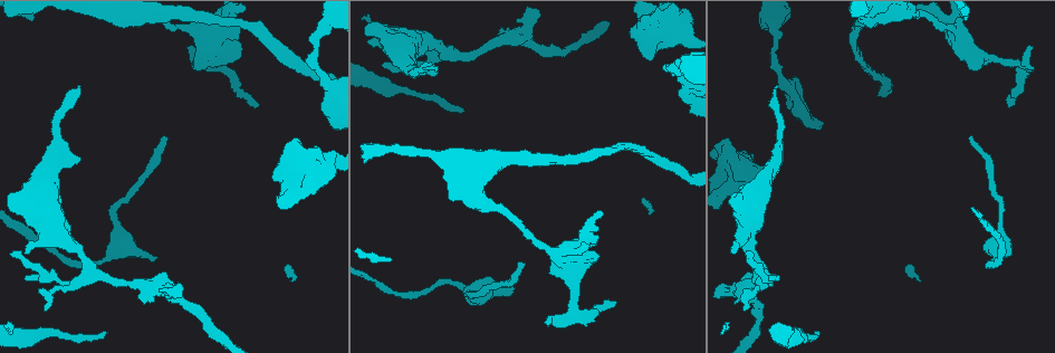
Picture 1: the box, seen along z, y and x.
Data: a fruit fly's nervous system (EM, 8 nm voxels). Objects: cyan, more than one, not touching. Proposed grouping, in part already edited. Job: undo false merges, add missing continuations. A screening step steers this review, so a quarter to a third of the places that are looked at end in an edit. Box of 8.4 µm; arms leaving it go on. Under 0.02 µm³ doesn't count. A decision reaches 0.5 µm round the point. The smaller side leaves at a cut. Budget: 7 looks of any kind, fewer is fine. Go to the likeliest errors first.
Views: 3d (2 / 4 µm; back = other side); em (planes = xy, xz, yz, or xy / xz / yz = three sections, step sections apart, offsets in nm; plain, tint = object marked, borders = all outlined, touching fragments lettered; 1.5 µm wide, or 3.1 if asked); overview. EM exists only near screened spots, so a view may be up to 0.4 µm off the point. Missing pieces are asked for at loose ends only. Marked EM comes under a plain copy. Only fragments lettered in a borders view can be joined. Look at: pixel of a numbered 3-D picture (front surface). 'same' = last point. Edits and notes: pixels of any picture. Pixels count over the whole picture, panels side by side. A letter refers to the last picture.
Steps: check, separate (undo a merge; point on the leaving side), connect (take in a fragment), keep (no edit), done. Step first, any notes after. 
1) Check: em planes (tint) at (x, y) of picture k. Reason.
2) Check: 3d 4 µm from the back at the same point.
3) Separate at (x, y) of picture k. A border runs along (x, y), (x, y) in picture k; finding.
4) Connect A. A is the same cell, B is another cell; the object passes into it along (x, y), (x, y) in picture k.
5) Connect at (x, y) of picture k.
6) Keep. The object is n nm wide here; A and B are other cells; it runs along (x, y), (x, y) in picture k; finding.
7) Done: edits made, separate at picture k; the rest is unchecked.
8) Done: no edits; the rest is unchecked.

Check: 3d 2 µm from the back at (103, 334) of picture 1. Thin end.

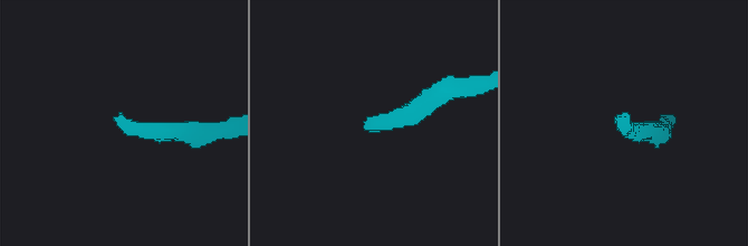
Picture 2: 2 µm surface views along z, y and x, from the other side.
Check: em xy step 8 (borders) at (366, 127) of picture 2. Need the tissue.

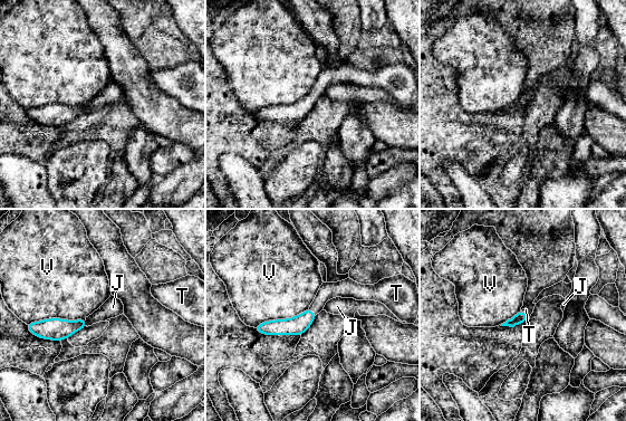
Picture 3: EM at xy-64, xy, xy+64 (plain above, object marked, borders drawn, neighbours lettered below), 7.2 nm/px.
Connect T. T is the same cell, J and V are other cells; it goes on there.

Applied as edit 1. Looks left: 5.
Check: overview. Redraw.

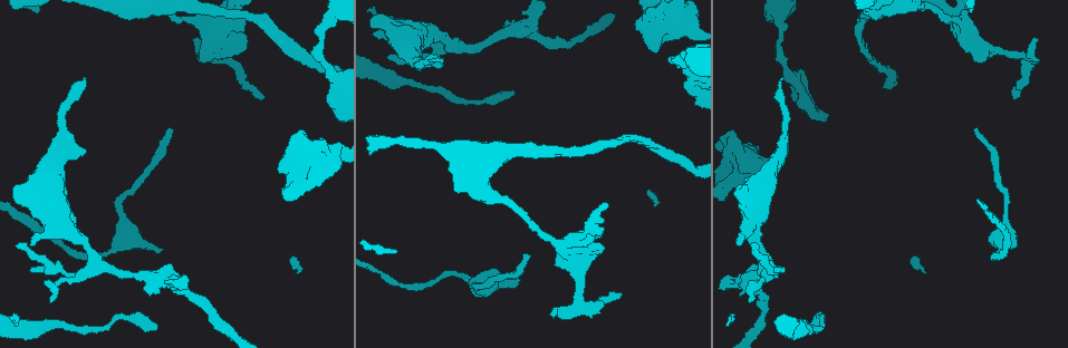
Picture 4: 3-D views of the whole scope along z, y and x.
Check: 3d 2 µm at (173, 129) of picture 4. Branch stops here.

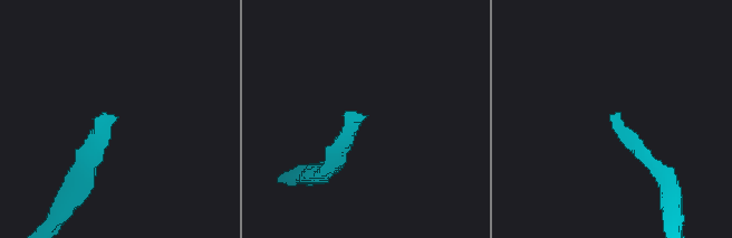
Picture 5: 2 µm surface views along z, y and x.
Check: em planes (borders) at (109, 118) of picture 5. Now the EM.

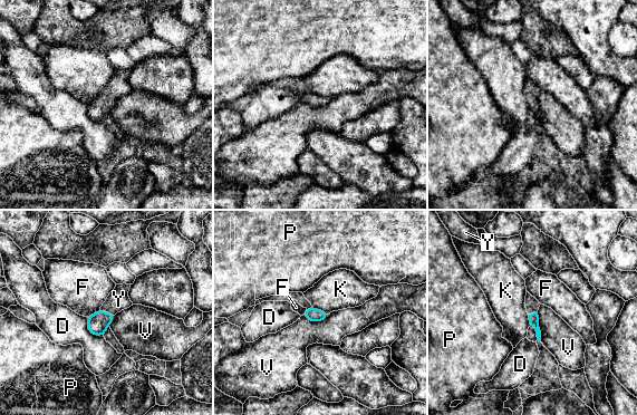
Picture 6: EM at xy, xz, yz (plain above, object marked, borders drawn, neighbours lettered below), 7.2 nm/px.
Connect Y. The longest contact is with V, 200 nm; Y is the same cell, D, F, K, P and V are other cells; the object passes into it along (99, 321), (107, 312), (118, 299) in picture 6; it goes on there.

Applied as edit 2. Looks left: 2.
Check: 3d 2 µm at (160, 250) of picture 4.

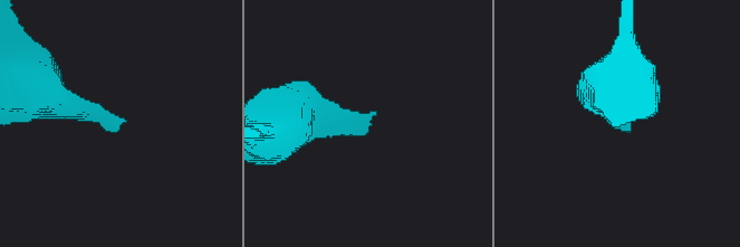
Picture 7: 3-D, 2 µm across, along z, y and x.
Check: em xz step 8 (borders) at (122, 123) of picture 7. Now the EM.

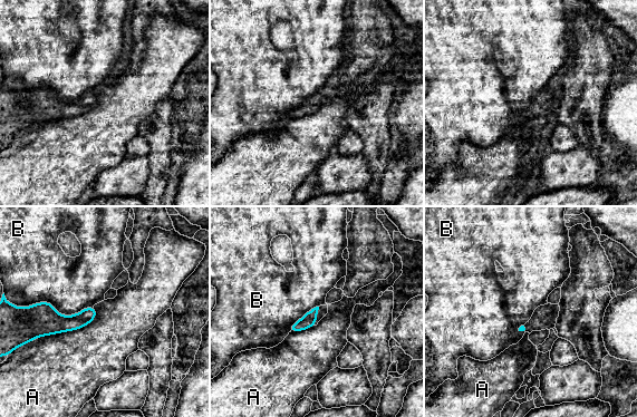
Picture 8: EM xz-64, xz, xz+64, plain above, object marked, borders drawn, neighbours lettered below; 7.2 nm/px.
Keep. A and B are other cells; a border runs along (97, 310), (85, 326), (38, 338) in picture 8; none of them fits.

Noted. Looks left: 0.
Done: edits made, connect at picture 3, connect at picture 6; the rest is unchecked.

